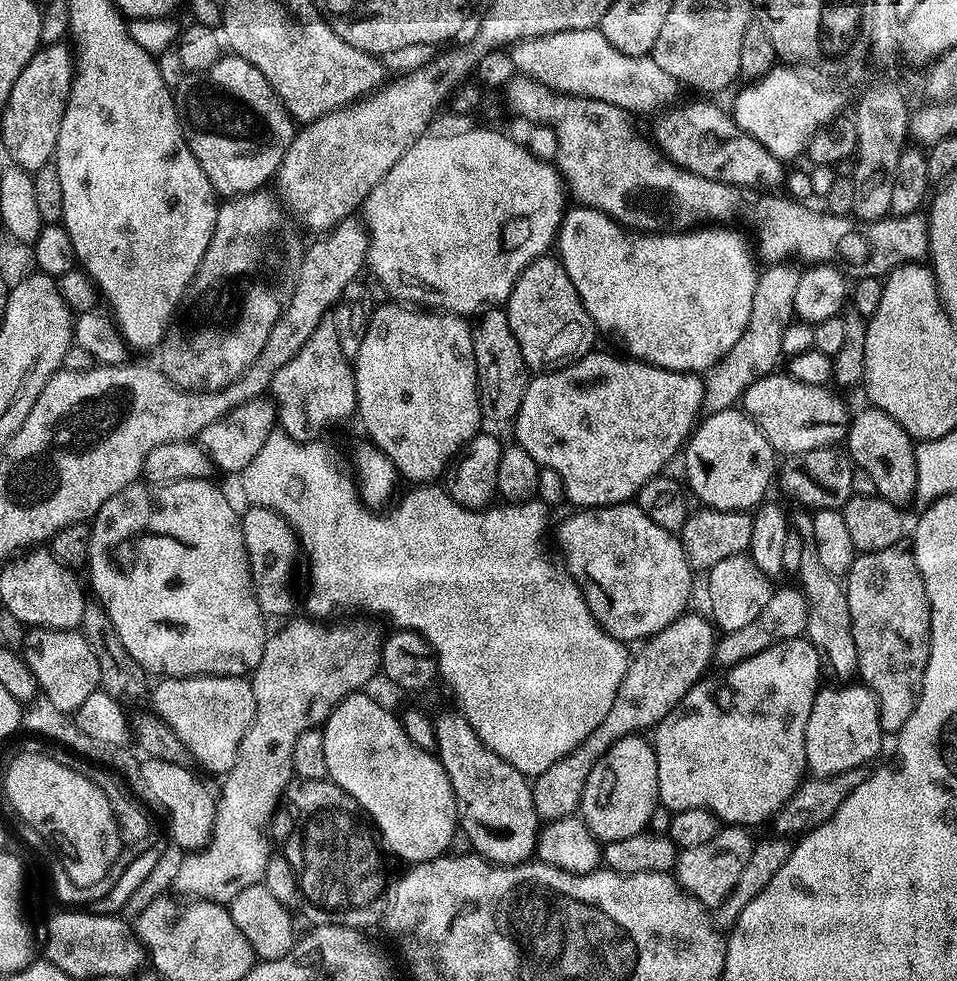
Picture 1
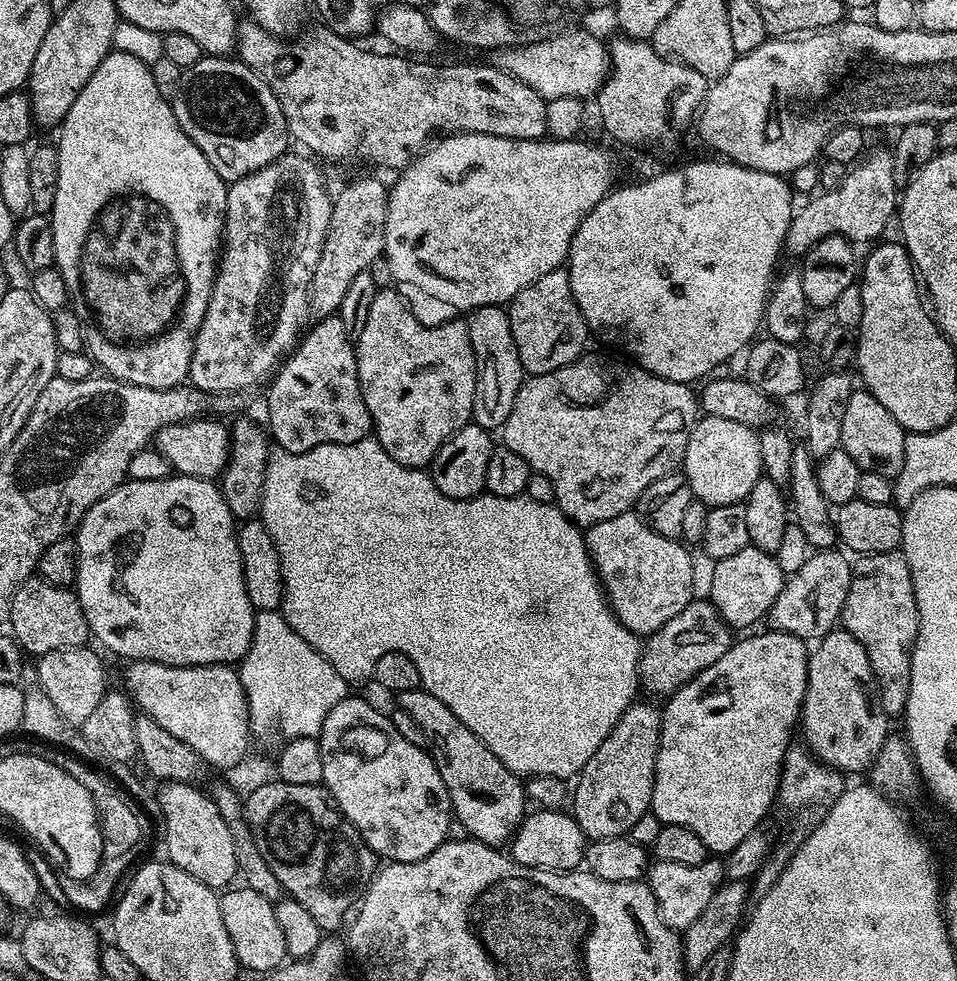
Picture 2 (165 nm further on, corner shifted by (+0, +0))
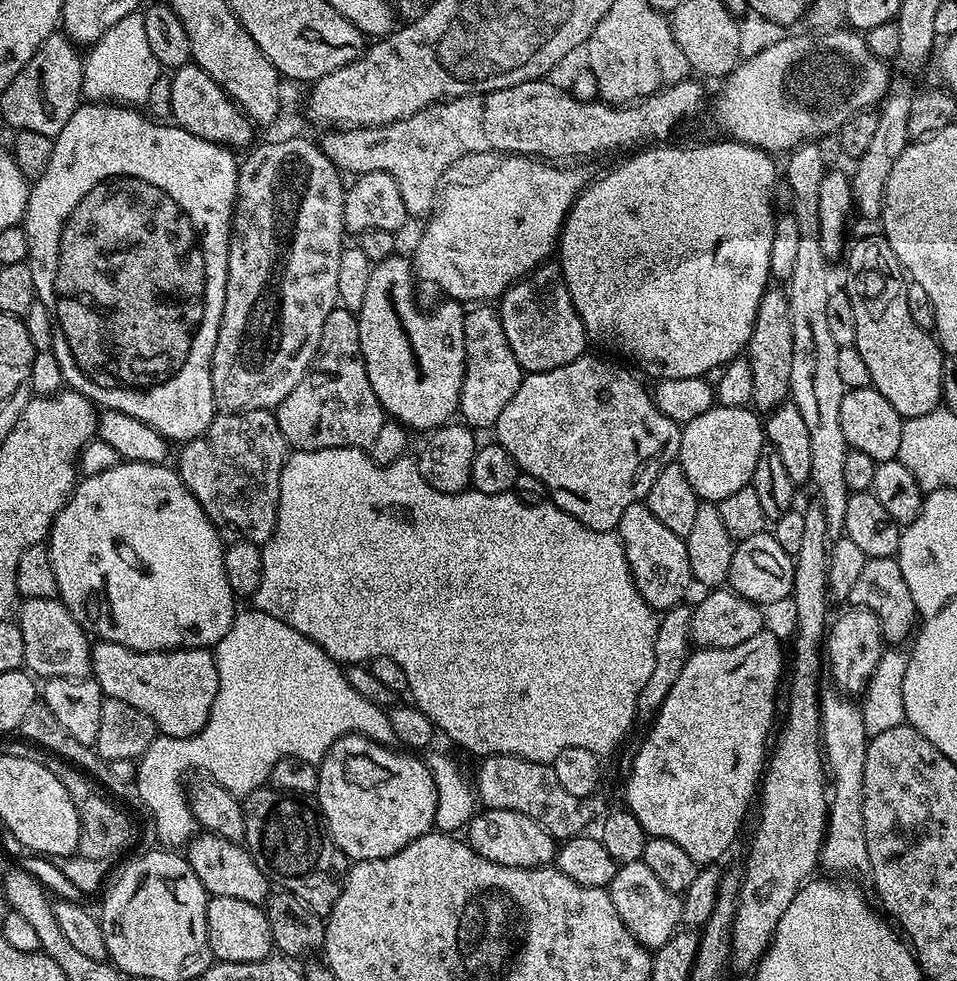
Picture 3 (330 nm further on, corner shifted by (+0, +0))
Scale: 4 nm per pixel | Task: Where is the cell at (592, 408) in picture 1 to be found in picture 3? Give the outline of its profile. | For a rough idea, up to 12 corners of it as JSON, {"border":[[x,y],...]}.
{"border":[[585,354],[527,373],[494,440],[551,503],[619,529],[681,425]]}

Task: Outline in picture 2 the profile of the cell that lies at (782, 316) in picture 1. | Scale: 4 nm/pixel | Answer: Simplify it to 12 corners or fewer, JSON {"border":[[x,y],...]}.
{"border":[[887,147],[799,205],[784,248],[881,239],[898,212]]}

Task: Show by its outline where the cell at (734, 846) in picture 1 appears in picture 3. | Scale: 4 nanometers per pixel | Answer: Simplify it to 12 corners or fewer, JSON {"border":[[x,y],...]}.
{"border":[[643,860],[619,865],[606,891],[628,933],[660,948],[683,899]]}

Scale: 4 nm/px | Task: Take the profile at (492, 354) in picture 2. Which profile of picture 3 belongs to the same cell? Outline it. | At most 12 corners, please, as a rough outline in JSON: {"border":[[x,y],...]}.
{"border":[[495,307],[465,311],[458,416],[491,429],[526,373]]}

